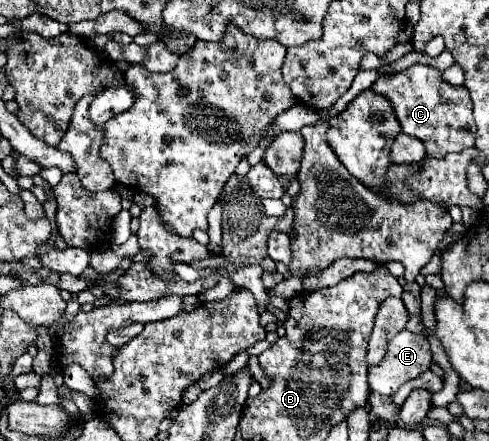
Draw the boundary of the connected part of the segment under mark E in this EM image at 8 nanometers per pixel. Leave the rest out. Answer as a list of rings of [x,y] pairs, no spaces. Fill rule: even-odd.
[[[401,331],[387,345],[385,357],[369,367],[369,389],[379,395],[393,395],[405,381],[431,369],[429,343],[419,333]]]

